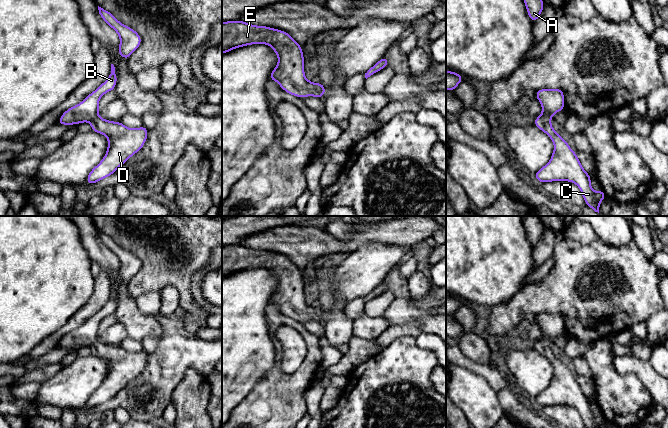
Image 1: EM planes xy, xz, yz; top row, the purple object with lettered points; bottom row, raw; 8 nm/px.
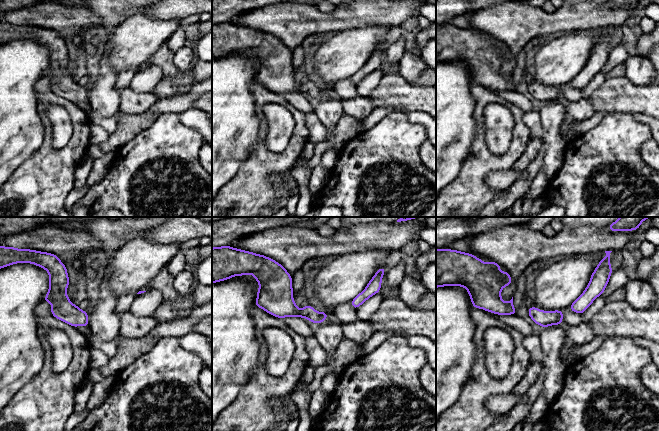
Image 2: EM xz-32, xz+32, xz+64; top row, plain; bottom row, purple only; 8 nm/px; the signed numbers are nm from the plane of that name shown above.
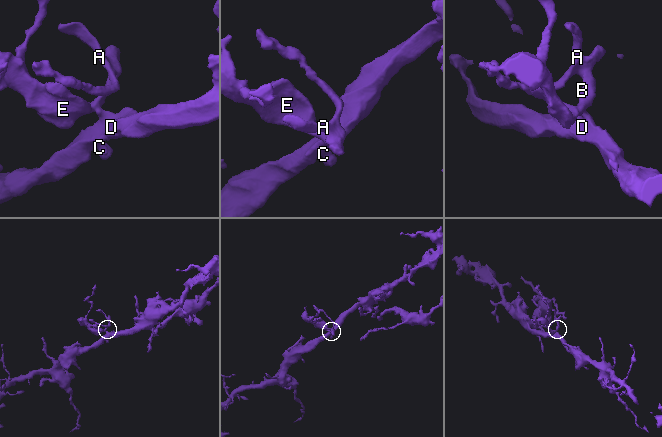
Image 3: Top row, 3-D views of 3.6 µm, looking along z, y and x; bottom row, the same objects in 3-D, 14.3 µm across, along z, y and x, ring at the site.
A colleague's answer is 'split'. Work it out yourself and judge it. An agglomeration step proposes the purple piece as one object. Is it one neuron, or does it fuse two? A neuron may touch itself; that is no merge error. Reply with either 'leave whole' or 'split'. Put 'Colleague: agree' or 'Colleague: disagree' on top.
Colleague: disagree
leave whole

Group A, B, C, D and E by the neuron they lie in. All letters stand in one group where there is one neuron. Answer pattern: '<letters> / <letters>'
A B C D E

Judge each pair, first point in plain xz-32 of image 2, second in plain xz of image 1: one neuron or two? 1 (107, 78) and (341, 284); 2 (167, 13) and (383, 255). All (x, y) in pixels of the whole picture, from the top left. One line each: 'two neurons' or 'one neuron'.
1: two neurons
2: two neurons

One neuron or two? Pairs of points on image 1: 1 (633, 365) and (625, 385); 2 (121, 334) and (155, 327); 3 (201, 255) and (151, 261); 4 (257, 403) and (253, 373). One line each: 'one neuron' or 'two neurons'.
1: two neurons
2: two neurons
3: one neuron
4: two neurons

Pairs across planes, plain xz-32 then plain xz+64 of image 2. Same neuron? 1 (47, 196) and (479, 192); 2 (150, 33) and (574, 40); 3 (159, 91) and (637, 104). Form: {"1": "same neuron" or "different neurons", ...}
{"1": "same neuron", "2": "same neuron", "3": "same neuron"}

